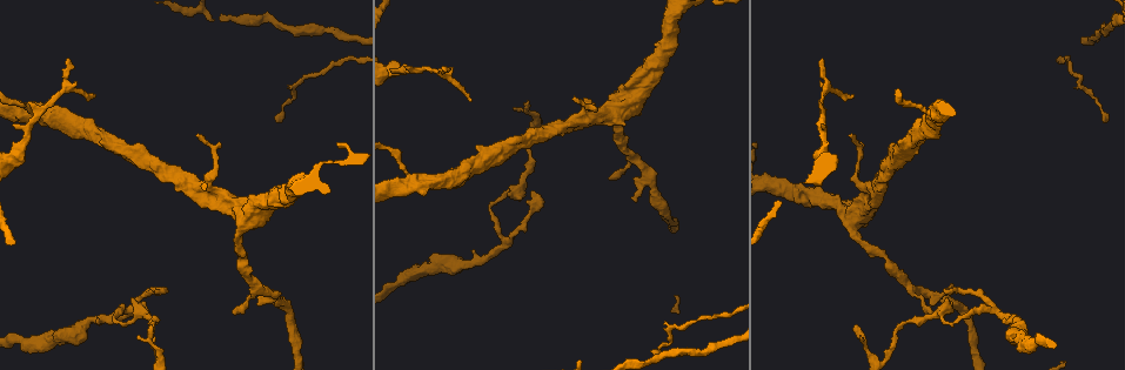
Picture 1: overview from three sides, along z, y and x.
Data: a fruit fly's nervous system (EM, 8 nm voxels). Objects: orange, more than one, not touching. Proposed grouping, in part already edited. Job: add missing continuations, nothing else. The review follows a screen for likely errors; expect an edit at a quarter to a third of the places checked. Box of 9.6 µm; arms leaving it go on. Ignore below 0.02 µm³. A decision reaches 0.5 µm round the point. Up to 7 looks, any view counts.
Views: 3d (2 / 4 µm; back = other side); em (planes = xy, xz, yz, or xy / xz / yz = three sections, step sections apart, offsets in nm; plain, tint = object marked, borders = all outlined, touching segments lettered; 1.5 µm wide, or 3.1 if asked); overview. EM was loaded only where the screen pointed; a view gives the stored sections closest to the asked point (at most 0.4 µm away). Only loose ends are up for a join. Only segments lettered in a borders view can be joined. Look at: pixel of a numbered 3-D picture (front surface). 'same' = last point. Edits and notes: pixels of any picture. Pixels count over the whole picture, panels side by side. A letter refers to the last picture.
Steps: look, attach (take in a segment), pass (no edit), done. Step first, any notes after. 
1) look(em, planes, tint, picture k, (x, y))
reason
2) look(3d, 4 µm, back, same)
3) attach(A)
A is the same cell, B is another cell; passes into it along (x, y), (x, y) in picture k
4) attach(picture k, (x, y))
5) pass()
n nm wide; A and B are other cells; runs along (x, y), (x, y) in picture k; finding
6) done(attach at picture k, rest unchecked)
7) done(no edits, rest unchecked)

look(3d, 4 µm, picture 1, (634, 201))
an open end

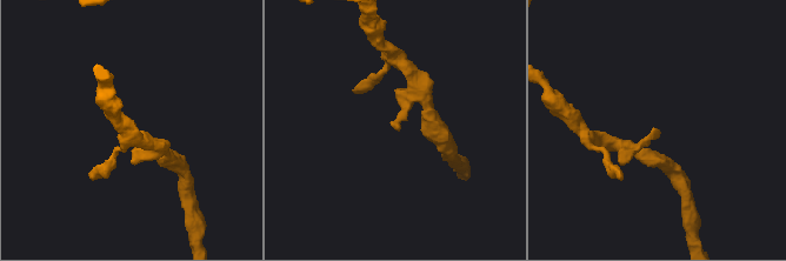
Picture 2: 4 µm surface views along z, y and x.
look(em, xy, step 4, tint, picture 2, (392, 126))
shape alone is not enough

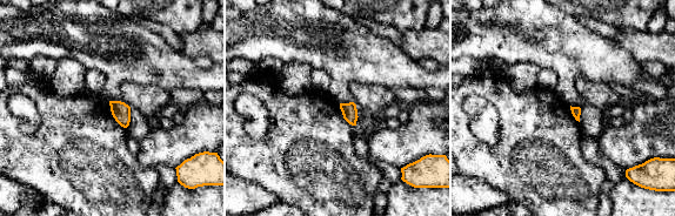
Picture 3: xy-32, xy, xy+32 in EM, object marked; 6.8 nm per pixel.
look(em, planes, borders, same)

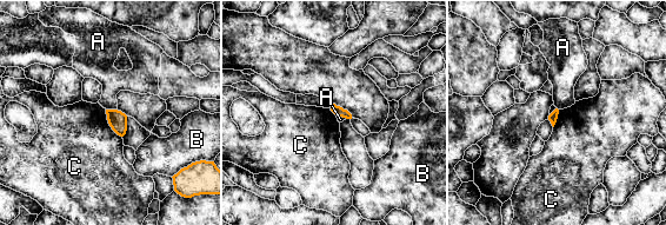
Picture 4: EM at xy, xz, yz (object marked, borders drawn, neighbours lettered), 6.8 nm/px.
pass()
A, B and C are other cells; border along (105, 110), (108, 125), (121, 137) in picture 4; no lettered segment goes on from it

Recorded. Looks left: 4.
look(em, planes, borders, picture 1, (534, 192))
branch stops here

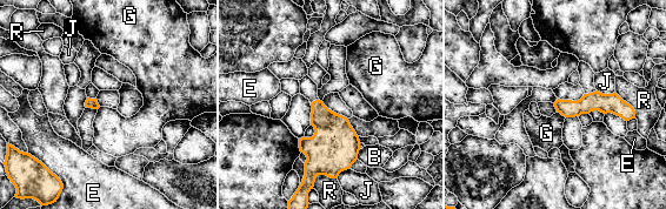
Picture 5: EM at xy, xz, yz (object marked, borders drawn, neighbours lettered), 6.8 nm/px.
pass()
B, E, G, J and R are other cells; runs along (558, 103), (614, 103), (627, 110) in picture 5; none of them fits

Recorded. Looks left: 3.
look(em, planes, tint, picture 1, (821, 60))
free end

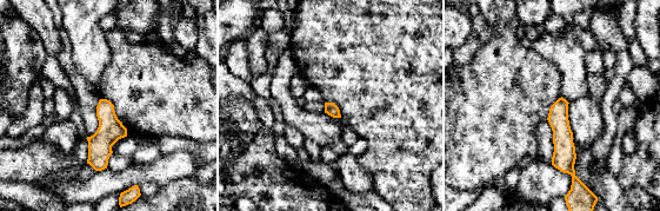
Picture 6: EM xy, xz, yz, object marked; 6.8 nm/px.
look(em, planes, borders, same)
what lies round it

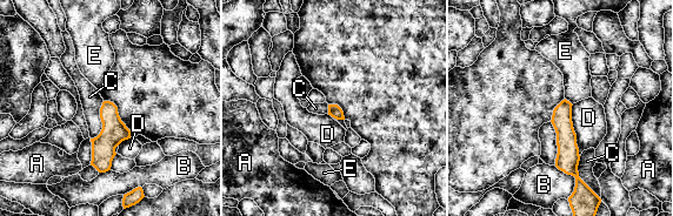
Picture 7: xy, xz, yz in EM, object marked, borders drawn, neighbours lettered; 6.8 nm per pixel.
pass()
A, B, C, D and E are other cells; border along (104, 101), (101, 130), (91, 139) in picture 7; no lettered segment goes on from it

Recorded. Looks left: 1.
done(no edits, rest unchecked)

